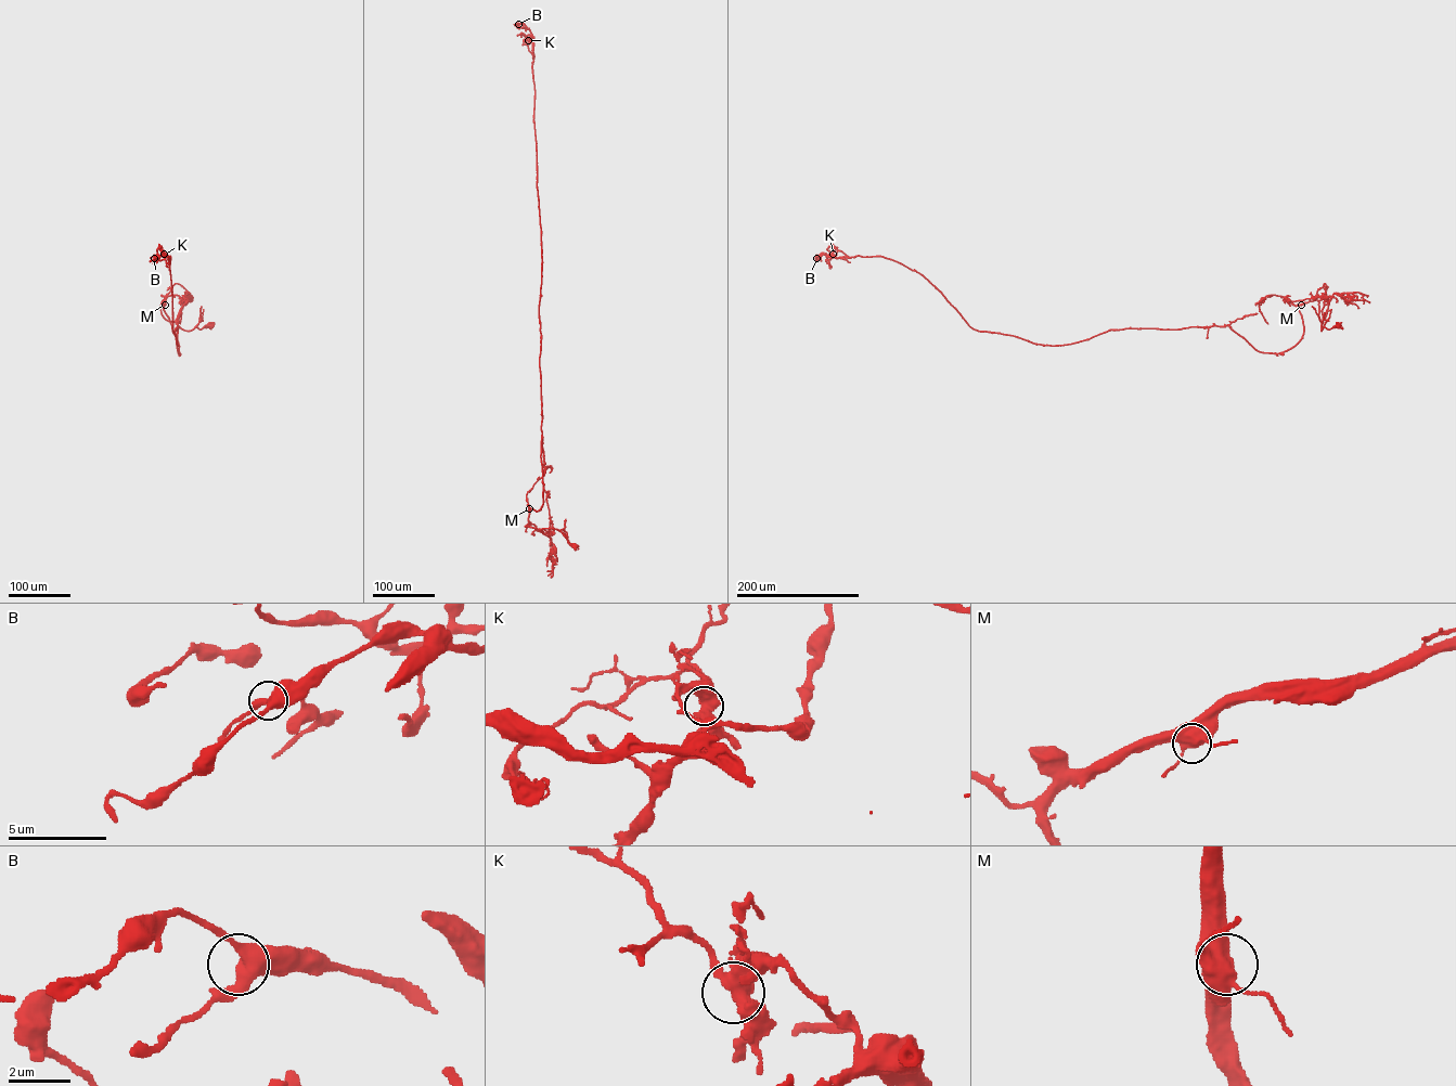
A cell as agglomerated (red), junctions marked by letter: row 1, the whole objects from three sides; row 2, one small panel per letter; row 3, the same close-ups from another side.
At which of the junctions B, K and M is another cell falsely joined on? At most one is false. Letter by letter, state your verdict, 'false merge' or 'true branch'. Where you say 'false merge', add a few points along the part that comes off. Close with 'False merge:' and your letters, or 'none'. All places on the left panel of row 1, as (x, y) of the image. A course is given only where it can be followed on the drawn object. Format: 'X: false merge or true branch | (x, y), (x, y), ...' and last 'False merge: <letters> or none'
B: true branch
K: false merge
M: true branch
False merge: K

